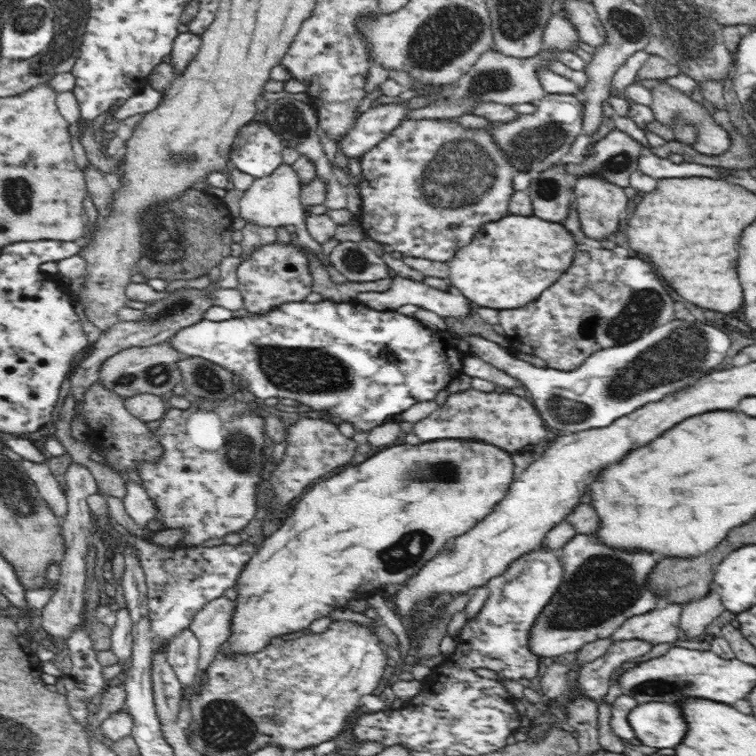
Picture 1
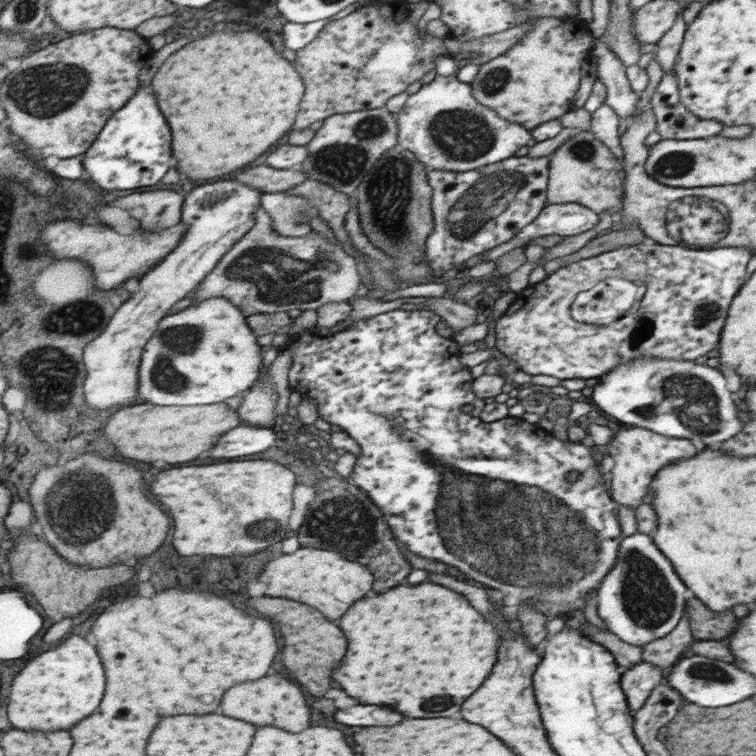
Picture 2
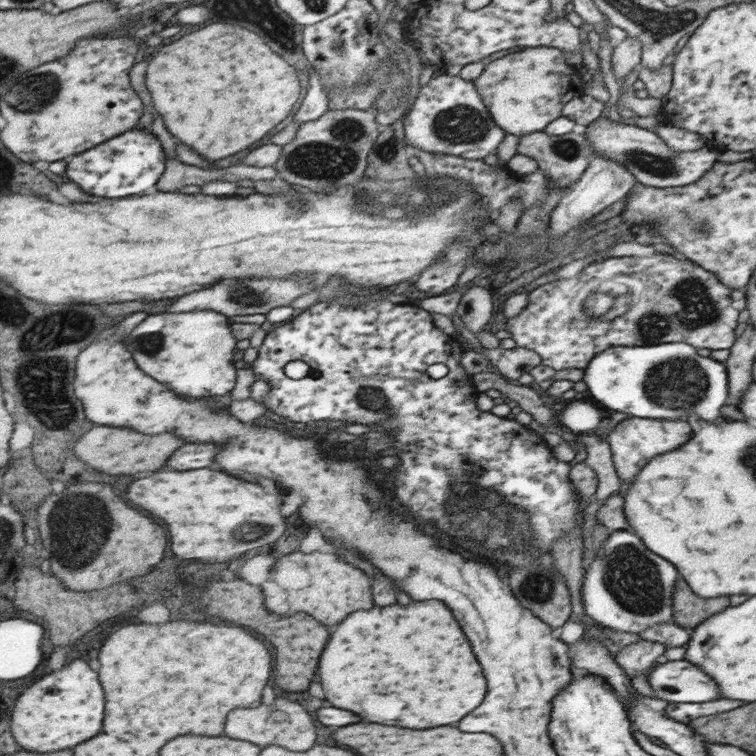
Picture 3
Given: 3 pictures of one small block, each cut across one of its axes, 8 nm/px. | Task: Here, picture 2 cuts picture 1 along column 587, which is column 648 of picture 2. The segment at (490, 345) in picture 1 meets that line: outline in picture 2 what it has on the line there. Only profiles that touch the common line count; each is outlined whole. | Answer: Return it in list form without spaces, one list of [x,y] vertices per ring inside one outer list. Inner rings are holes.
[[[638,360],[626,366],[618,366],[610,373],[603,375],[593,387],[592,399],[606,414],[616,420],[632,426],[640,426],[670,438],[692,440],[693,446],[700,450],[716,450],[728,438],[736,437],[744,428],[744,422],[738,419],[738,408],[734,404],[726,387],[726,378],[718,368],[696,364],[690,360]]]

